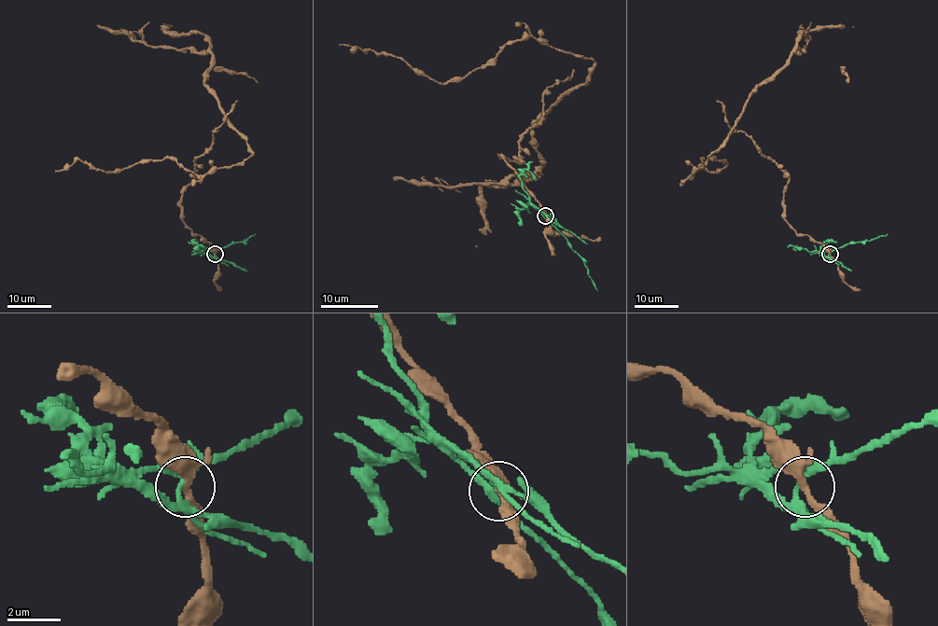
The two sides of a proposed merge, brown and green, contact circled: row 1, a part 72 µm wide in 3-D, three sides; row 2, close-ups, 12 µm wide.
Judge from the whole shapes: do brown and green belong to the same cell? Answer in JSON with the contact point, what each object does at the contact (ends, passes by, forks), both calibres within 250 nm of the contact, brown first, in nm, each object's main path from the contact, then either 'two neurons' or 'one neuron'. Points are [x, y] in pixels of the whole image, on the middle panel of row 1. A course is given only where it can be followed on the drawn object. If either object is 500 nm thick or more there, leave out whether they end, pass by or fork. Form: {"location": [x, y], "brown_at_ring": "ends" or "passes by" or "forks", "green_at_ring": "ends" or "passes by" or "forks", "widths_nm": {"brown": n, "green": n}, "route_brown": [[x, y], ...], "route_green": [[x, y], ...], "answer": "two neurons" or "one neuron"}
{"location": [545, 215], "brown_at_ring": "forks", "green_at_ring": "forks", "widths_nm": {"brown": 240, "green": 280}, "route_brown": [[545, 216], [503, 158], [519, 161], [543, 92], [578, 89], [595, 61], [522, 36], [439, 83], [340, 46]], "route_green": [[545, 215], [582, 259], [596, 291]], "answer": "two neurons"}

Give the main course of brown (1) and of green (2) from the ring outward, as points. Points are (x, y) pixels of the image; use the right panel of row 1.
1: (830, 255), (786, 220), (786, 173), (734, 122), (691, 175), (727, 164), (701, 159), (698, 172)
2: (829, 255), (847, 243), (863, 242), (888, 233)

